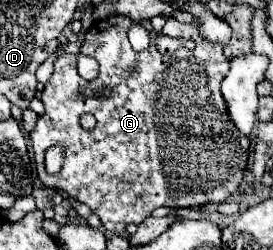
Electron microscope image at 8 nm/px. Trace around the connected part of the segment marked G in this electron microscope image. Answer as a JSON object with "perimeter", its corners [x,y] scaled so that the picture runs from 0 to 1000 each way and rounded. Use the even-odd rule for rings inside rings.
{"perimeter":[[[399,64],[399,72],[377,72],[377,80],[341,88],[341,104],[311,128],[311,160],[304,160],[304,176],[297,176],[297,216],[304,216],[304,224],[333,224],[333,232],[348,232],[348,240],[363,248],[363,264],[370,264],[370,272],[363,272],[363,304],[355,304],[348,320],[319,328],[319,320],[304,320],[304,312],[282,296],[282,224],[275,224],[275,216],[231,216],[231,224],[216,224],[216,232],[201,240],[194,304],[165,328],[165,360],[158,360],[158,376],[150,376],[150,408],[158,408],[165,440],[158,440],[158,456],[143,456],[143,480],[136,480],[128,512],[121,512],[121,528],[106,536],[106,544],[114,544],[114,568],[121,568],[128,640],[136,640],[136,688],[143,688],[150,728],[158,728],[165,744],[179,744],[179,752],[223,752],[223,760],[238,760],[260,792],[275,792],[275,800],[319,816],[319,824],[341,840],[341,856],[363,864],[377,912],[399,920],[399,928],[414,928],[414,936],[429,936],[451,904],[465,904],[465,896],[480,896],[480,888],[487,888],[487,896],[516,896],[516,888],[524,888],[538,864],[553,864],[553,848],[560,848],[568,832],[582,832],[582,824],[612,824],[612,832],[656,840],[656,832],[736,824],[736,816],[758,816],[758,808],[788,808],[788,816],[824,808],[832,784],[846,784],[846,776],[868,760],[875,728],[890,720],[890,688],[897,688],[897,672],[905,672],[905,624],[912,624],[912,552],[897,552],[890,536],[875,536],[868,512],[861,512],[861,496],[839,488],[839,456],[832,456],[832,440],[824,440],[824,400],[817,400],[817,384],[810,384],[810,368],[802,368],[802,344],[810,344],[824,296],[839,288],[839,248],[832,248],[832,232],[817,224],[817,192],[810,192],[802,176],[773,176],[773,168],[744,160],[736,136],[729,136],[729,120],[722,120],[722,104],[707,104],[707,96],[670,96],[670,88],[641,80],[641,72],[619,72],[619,80],[604,88],[604,104],[597,104],[597,136],[641,144],[641,152],[700,160],[714,184],[707,184],[707,192],[663,192],[663,200],[648,200],[634,224],[590,224],[590,216],[575,208],[575,192],[568,192],[568,144],[575,144],[575,136],[568,136],[568,120],[553,112],[553,88],[546,88],[546,80],[524,80],[516,96],[546,120],[553,176],[546,176],[538,200],[524,200],[524,208],[502,216],[502,208],[480,192],[473,160],[465,160],[465,120],[473,120],[473,104],[480,104],[480,80],[473,80],[473,72],[458,72],[458,64]],[[385,344],[399,344],[399,352],[414,360],[407,384],[392,384],[392,392],[385,392],[385,384],[341,384],[341,392],[304,384],[304,360],[311,360],[311,352],[333,352],[341,368],[363,368],[363,360],[385,352]],[[311,448],[326,448],[326,456],[341,456],[341,464],[355,472],[355,504],[348,504],[341,520],[304,520],[297,496],[289,496],[289,472],[297,472],[297,456],[311,456]],[[172,584],[238,584],[238,640],[231,640],[231,664],[223,664],[216,696],[172,696],[172,680],[165,680],[165,624],[158,624],[158,616],[165,616]],[[626,720],[641,720],[648,744],[626,752]]]}

